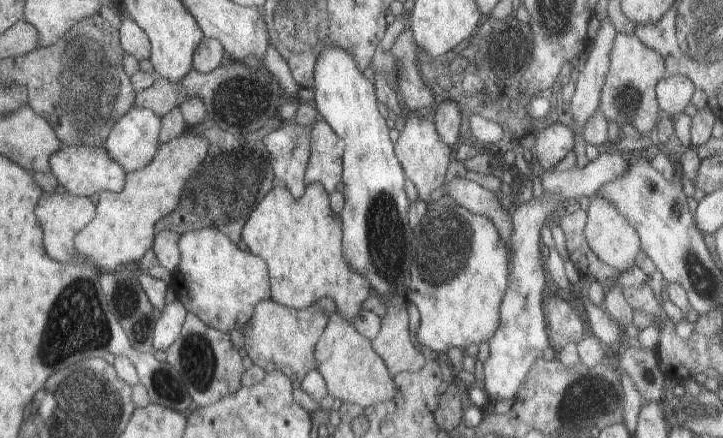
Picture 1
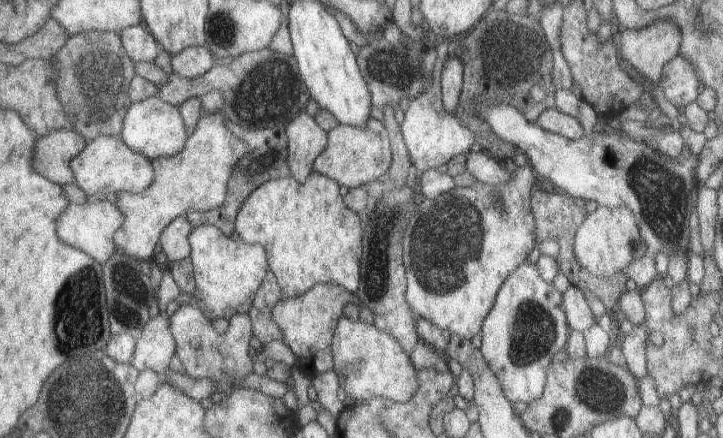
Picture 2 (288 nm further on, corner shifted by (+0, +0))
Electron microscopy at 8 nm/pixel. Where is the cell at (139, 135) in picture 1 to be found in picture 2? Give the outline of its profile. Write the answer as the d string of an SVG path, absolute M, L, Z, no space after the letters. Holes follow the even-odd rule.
M161 94L151 96L143 102L135 102L129 110L125 130L123 130L125 142L135 150L143 152L143 156L149 156L151 160L159 160L163 156L177 156L187 148L187 142L191 138L183 110L171 102L167 102Z

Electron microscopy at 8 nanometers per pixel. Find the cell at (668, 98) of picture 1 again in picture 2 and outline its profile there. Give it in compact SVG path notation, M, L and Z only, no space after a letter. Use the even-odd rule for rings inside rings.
M681 56L665 62L661 70L661 88L663 96L679 110L683 110L691 102L697 102L697 96L705 90L705 86L693 72L693 64L689 64L689 60L683 60Z

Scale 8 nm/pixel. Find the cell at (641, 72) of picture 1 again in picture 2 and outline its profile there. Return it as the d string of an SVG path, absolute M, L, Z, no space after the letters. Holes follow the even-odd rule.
M665 20L637 30L623 28L617 30L617 52L619 58L623 58L631 68L635 68L641 74L641 78L647 82L647 86L653 88L661 80L661 70L665 62L673 60L677 52L681 52L681 32L673 24L667 24Z

